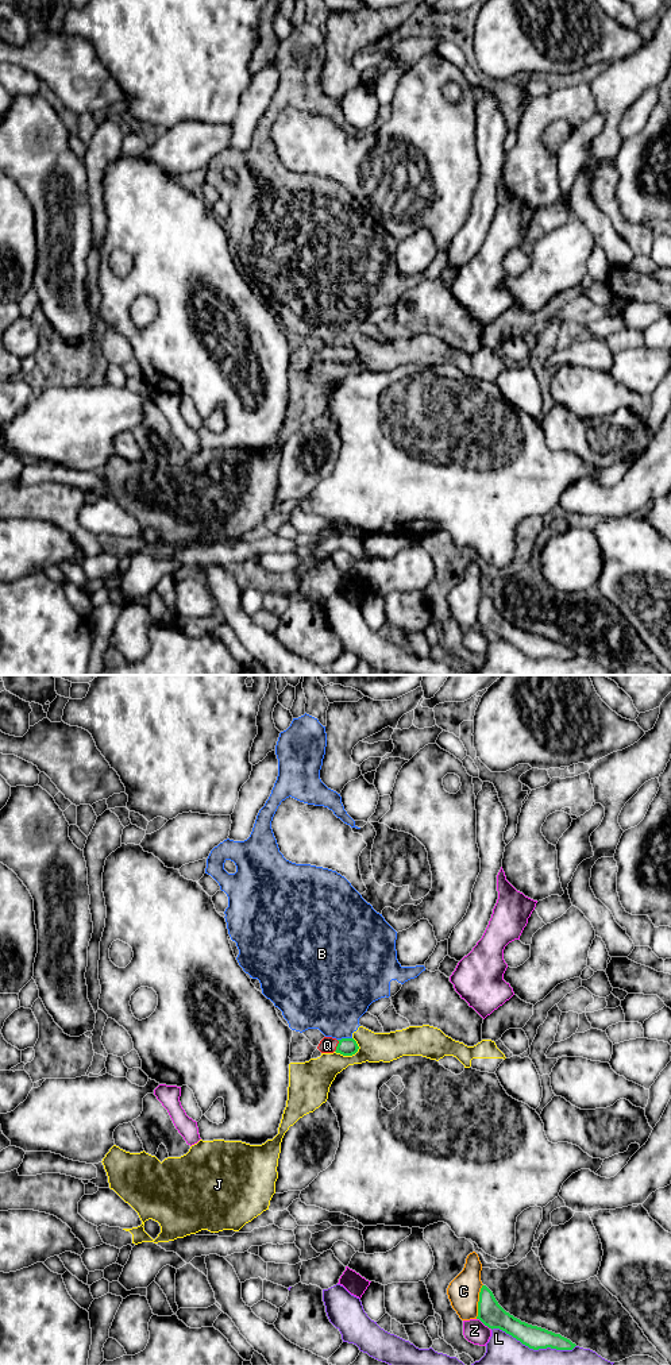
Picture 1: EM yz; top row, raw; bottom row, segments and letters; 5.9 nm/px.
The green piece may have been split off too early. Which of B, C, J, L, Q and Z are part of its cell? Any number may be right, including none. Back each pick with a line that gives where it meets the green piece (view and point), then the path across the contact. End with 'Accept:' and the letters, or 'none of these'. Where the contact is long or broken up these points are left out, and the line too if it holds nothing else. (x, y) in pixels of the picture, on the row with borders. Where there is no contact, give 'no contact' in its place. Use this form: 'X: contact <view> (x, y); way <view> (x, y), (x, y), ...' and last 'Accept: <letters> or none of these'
Q: contact yz (338, 1045); way yz (347, 1047), (338, 1045), (327, 1045)
Accept: Q

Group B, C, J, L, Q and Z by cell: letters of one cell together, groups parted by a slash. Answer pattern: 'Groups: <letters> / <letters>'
Groups: B / C / J / L / Q / Z

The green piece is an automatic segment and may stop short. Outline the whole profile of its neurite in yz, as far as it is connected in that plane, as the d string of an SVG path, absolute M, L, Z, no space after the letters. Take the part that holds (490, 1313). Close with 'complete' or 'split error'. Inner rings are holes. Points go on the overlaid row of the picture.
M482 1285L479 1292L477 1319L479 1319L491 1330L500 1329L505 1331L506 1334L512 1335L522 1345L533 1350L547 1347L556 1350L572 1350L576 1346L560 1334L555 1334L545 1329L528 1324L506 1312L498 1304L493 1292L486 1285Z; complete

